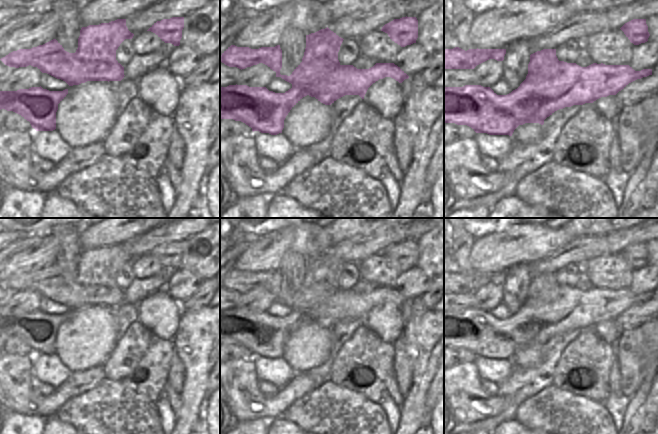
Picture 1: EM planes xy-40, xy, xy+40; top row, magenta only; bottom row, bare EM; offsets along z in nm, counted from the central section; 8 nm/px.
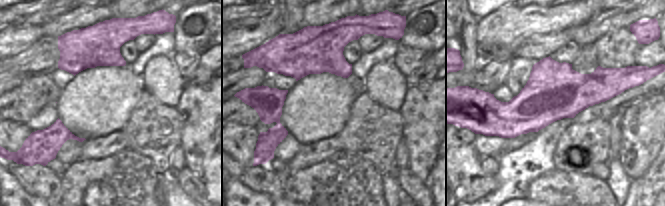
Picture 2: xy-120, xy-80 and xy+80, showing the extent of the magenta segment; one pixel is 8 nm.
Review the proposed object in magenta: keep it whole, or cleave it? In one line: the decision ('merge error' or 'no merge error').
merge error

